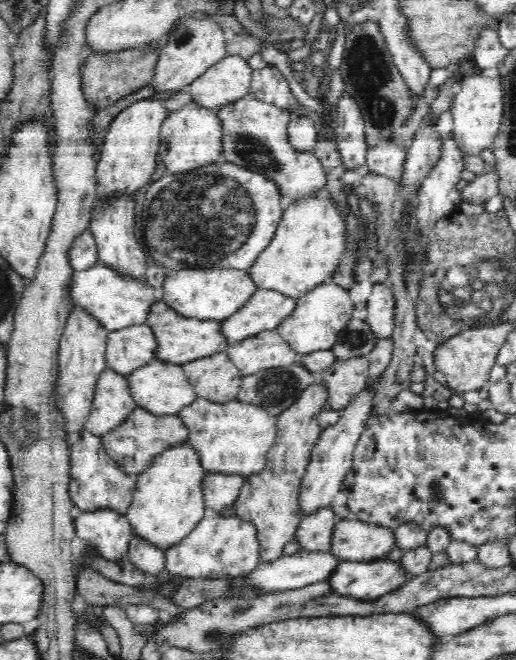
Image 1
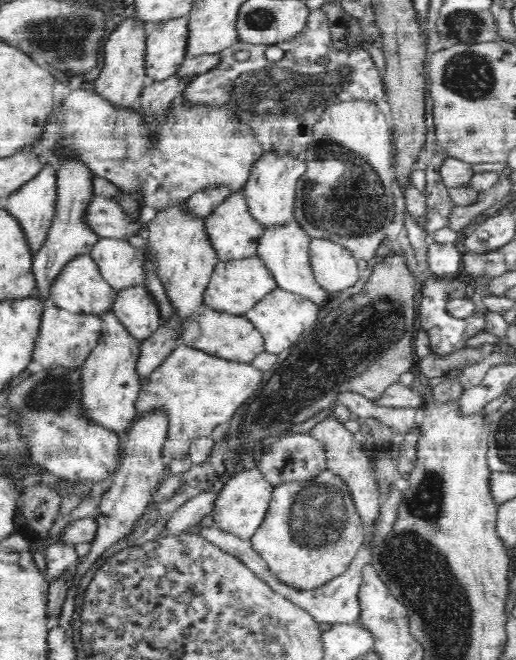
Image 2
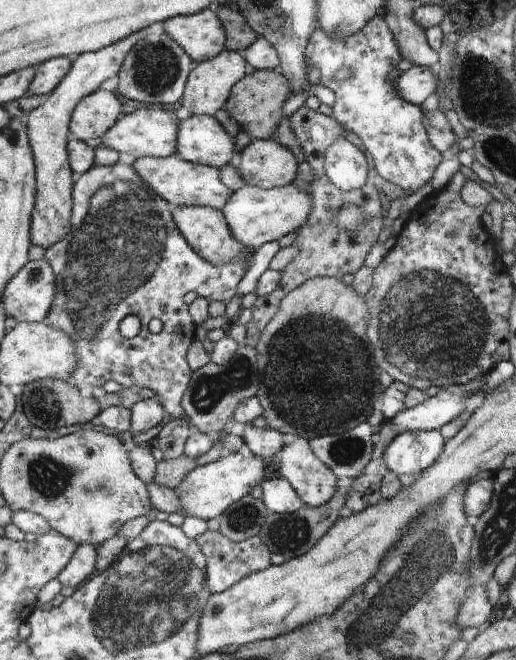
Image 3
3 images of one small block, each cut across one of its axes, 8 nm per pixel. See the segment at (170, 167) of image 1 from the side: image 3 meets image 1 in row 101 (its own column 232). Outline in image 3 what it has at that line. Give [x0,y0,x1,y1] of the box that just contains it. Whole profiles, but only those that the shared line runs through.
[134,154,234,211]

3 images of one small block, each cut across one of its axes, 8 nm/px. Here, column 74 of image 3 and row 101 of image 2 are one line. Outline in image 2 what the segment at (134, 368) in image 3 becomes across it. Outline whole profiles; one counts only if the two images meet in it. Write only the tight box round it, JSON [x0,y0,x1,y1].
[182,8,385,155]

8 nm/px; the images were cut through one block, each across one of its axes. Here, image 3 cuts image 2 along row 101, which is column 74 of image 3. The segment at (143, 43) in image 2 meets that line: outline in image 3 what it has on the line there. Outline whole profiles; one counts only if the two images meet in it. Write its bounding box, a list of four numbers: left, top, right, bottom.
[71,90,124,148]

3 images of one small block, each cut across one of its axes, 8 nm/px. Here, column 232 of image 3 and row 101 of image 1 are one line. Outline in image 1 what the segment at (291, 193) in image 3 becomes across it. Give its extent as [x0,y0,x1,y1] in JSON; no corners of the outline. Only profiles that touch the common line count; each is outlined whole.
[188,54,253,113]

